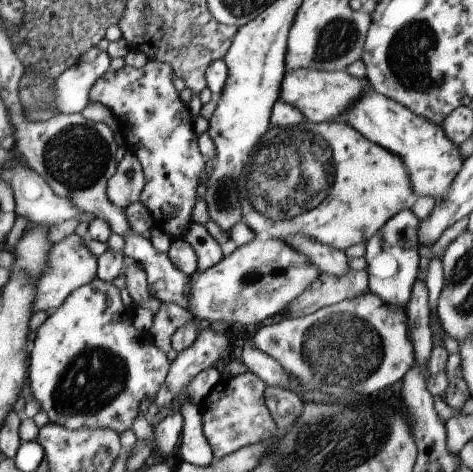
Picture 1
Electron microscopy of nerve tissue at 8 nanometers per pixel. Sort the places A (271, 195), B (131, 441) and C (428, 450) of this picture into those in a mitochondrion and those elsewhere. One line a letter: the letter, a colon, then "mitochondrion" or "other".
A: mitochondrion
B: other
C: other

